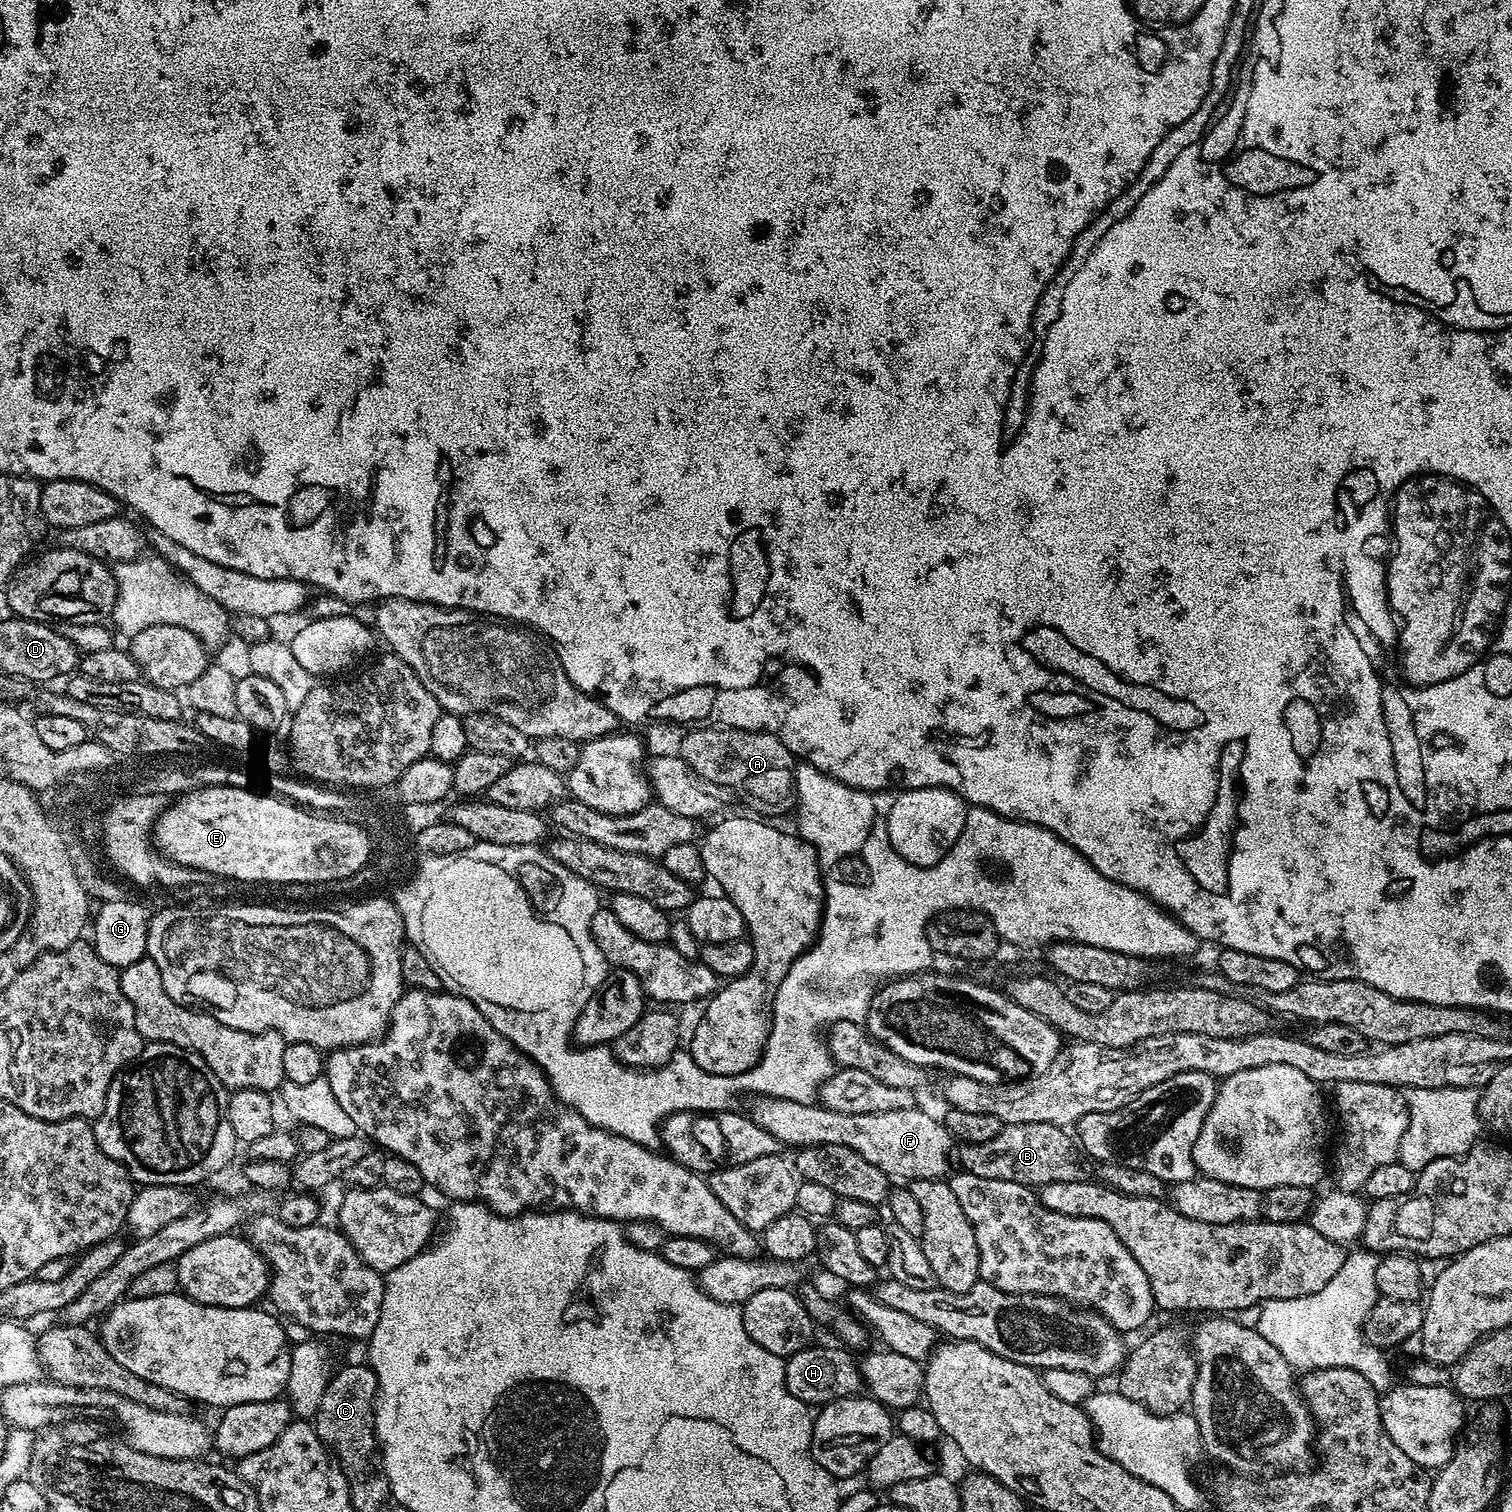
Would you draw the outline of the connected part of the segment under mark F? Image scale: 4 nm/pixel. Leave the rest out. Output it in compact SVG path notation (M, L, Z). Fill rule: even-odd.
M756 1096L753 1101L750 1109L752 1120L758 1122L762 1130L770 1130L770 1134L774 1134L774 1138L778 1138L781 1145L794 1144L794 1148L798 1150L810 1146L850 1146L850 1150L857 1151L862 1158L866 1158L866 1161L878 1166L889 1178L897 1176L905 1182L939 1180L949 1175L948 1163L951 1160L953 1163L954 1160L953 1138L937 1117L935 1120L930 1113L923 1112L923 1107L886 1110L886 1114L842 1114L838 1110L830 1110L816 1102L803 1104L773 1096Z

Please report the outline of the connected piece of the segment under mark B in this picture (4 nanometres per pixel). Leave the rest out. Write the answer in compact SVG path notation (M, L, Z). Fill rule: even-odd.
M1026 1122L1005 1124L998 1138L990 1142L960 1144L958 1164L965 1172L978 1174L978 1178L998 1178L1002 1182L1018 1182L1038 1190L1050 1182L1074 1182L1080 1175L1080 1164L1076 1161L1078 1144L1063 1127L1050 1122Z

